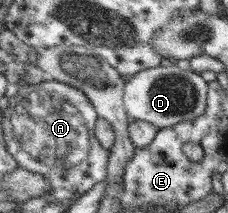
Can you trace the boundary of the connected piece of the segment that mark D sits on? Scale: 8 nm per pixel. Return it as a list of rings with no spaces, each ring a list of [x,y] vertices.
[[[176,65],[155,66],[137,72],[124,86],[124,108],[128,116],[135,120],[145,120],[158,129],[172,128],[175,124],[193,120],[206,111],[208,101],[208,82],[190,70],[180,70]]]

